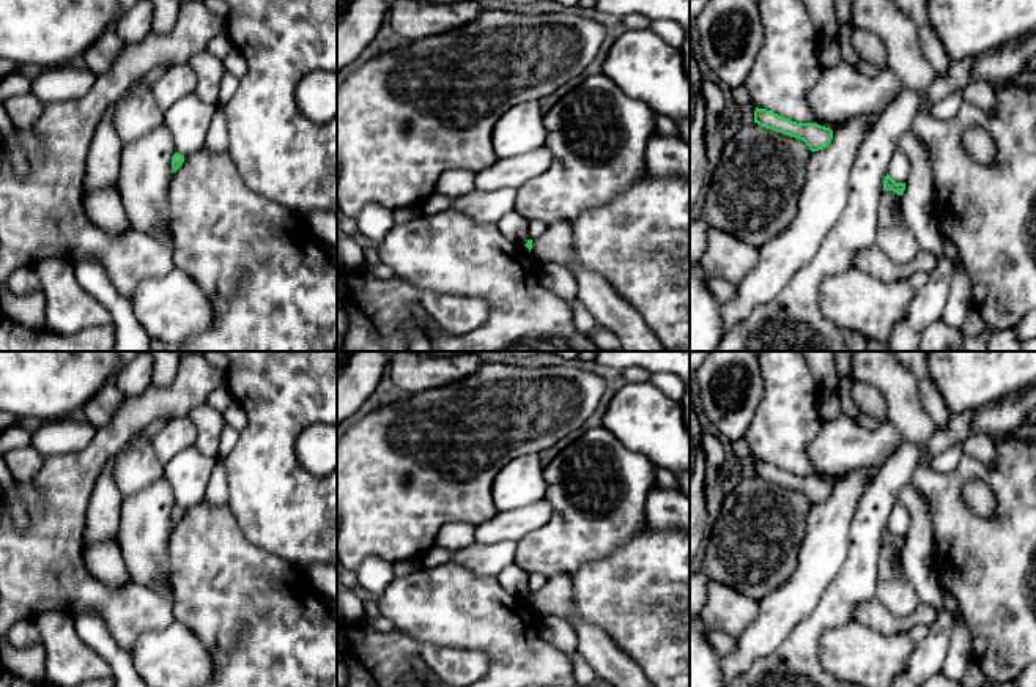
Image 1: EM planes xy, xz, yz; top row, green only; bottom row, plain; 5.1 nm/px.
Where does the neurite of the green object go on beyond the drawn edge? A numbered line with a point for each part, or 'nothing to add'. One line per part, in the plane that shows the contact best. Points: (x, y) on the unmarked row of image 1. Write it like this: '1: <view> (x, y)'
nothing to add

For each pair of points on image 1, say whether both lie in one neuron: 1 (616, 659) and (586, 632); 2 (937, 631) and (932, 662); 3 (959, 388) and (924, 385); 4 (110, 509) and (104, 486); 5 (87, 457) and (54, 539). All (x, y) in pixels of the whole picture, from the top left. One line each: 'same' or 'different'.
1: same
2: same
3: different
4: same
5: same

